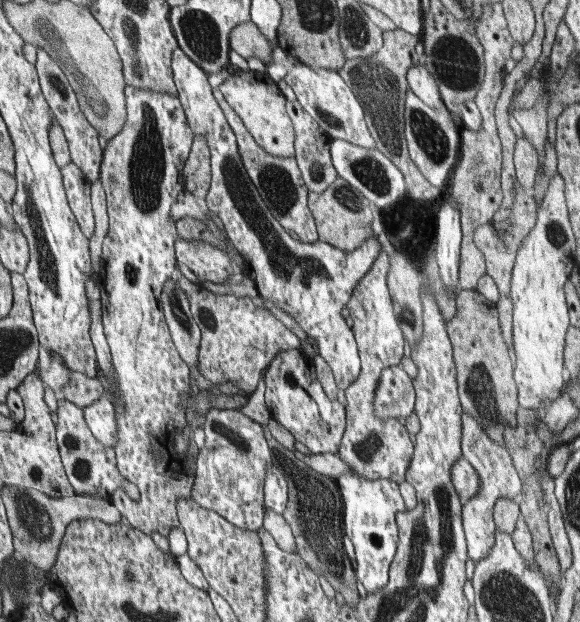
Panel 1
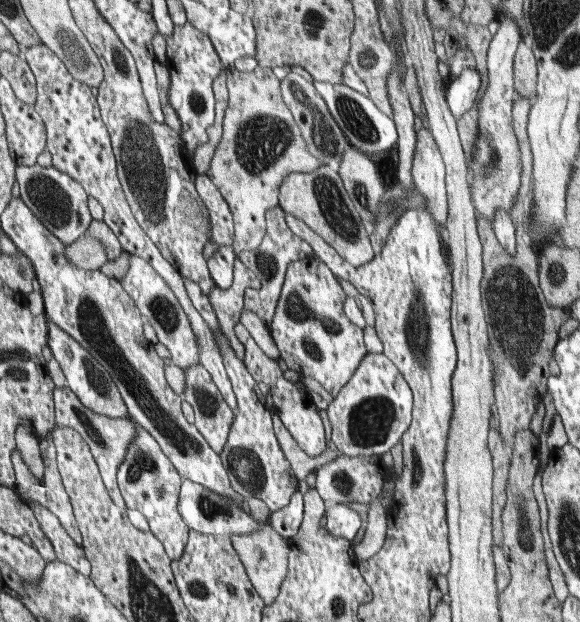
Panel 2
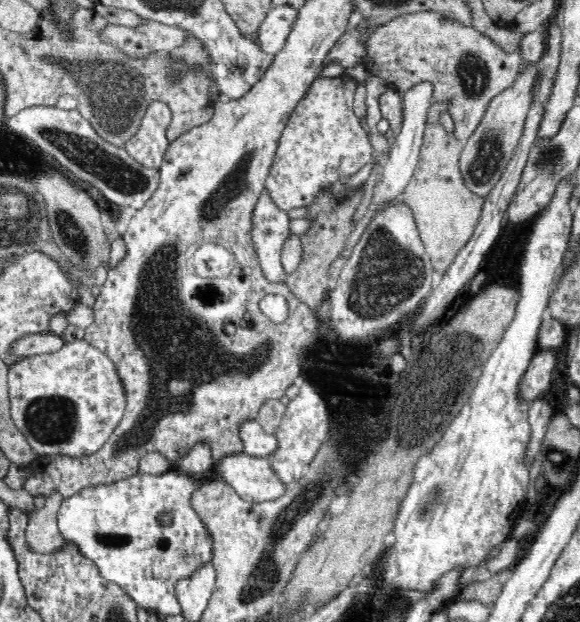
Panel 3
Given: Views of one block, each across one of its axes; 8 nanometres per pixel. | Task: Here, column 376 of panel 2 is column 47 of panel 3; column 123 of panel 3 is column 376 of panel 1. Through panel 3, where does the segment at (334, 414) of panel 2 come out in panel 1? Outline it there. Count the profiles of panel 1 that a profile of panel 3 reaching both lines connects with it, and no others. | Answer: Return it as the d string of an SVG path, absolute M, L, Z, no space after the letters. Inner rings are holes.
M400 365L385 368L381 376L374 401L378 418L408 418L415 408L412 378Z

